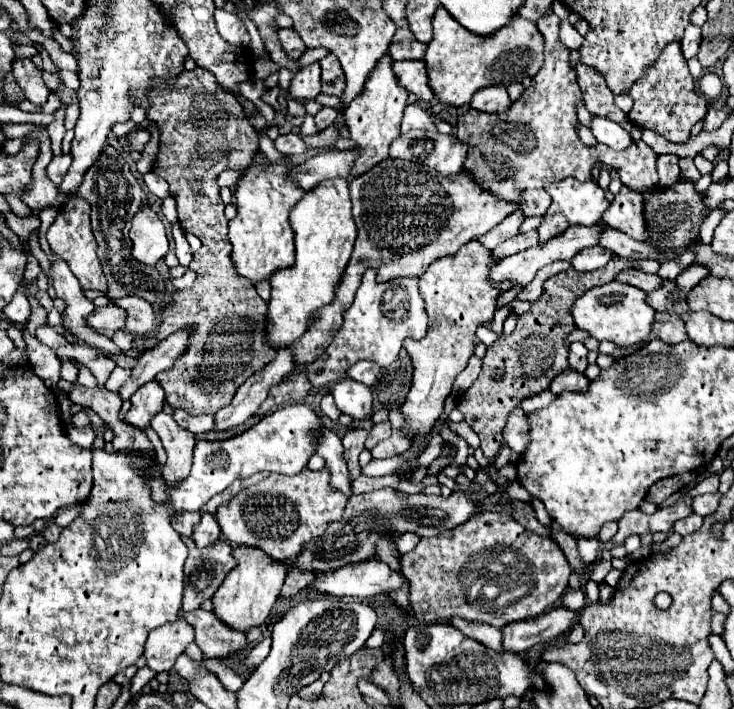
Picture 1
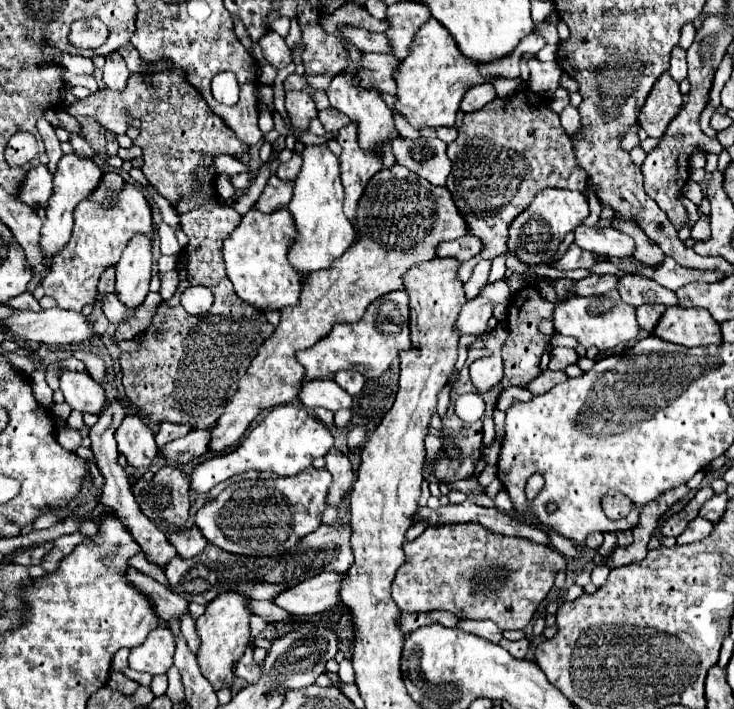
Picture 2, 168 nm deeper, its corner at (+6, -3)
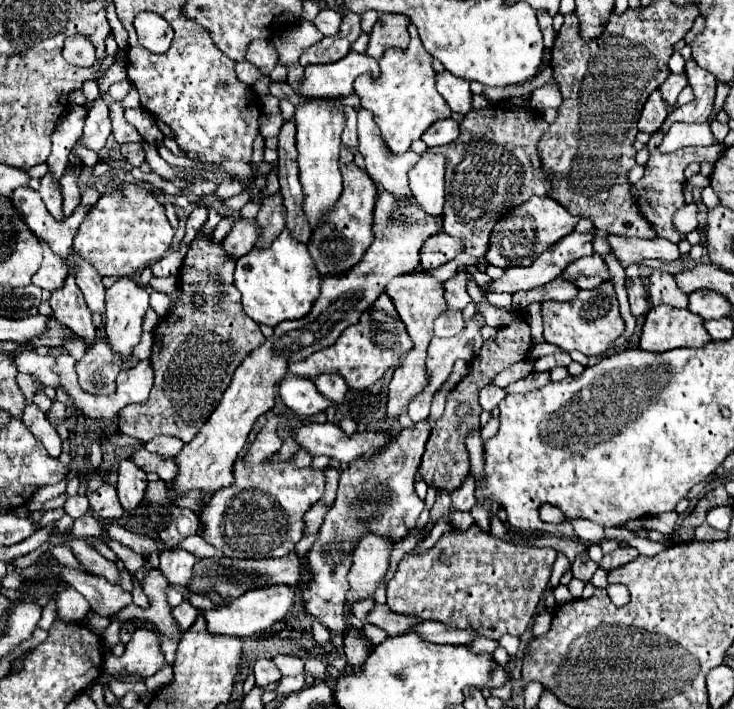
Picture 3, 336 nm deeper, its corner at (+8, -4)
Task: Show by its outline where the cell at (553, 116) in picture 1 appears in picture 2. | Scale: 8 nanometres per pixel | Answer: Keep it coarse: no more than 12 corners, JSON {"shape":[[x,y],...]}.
{"shape":[[532,89],[466,113],[446,187],[480,259],[546,187],[586,191],[558,113]]}

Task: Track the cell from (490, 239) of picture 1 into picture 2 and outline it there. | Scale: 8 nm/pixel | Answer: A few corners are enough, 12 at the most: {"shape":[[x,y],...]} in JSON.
{"shape":[[474,235],[438,245],[438,257],[468,261],[482,251]]}

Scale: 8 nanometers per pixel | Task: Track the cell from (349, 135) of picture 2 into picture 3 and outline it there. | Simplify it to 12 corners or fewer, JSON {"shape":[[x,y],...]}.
{"shape":[[354,162],[306,244],[320,276],[340,276],[374,238],[376,182]]}

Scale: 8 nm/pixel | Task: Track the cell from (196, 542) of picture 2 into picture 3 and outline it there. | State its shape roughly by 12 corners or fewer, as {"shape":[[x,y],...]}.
{"shape":[[164,550],[160,572],[170,584],[188,586],[196,556]]}

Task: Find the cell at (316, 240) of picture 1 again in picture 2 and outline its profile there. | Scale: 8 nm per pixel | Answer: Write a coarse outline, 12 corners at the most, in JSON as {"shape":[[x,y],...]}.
{"shape":[[306,145],[290,265],[306,281],[352,245],[338,157]]}

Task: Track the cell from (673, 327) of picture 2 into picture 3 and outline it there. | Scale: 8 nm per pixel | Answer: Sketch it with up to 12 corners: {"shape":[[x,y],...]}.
{"shape":[[654,306],[640,350],[666,352],[710,342],[690,310]]}

